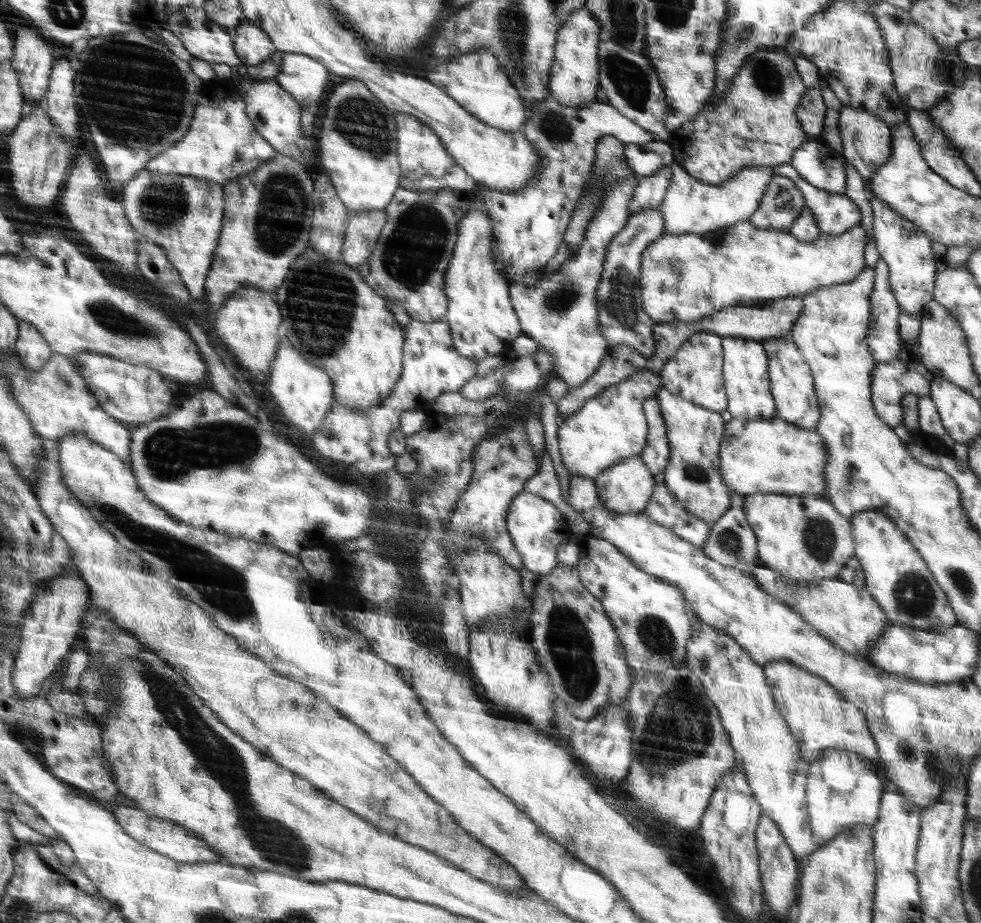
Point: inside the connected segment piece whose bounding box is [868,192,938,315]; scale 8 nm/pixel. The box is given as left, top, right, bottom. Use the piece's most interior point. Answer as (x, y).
(904, 247)

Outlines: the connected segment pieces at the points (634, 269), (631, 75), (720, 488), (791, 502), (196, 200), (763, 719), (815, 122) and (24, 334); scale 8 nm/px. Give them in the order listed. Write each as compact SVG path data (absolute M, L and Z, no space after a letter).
M648 206L644 209L630 213L627 225L620 230L618 236L606 248L606 260L602 268L602 278L596 290L598 301L598 321L603 329L603 335L610 342L611 349L620 343L639 350L644 357L650 357L654 351L654 338L652 338L652 319L648 317L641 301L641 256L644 249L654 239L664 233L664 215L659 206Z
M612 39L600 43L599 58L602 66L601 85L604 89L602 95L607 97L609 105L660 137L660 140L668 141L671 132L666 125L667 94L659 82L652 62L645 55L628 50Z
M664 388L659 390L655 398L662 405L671 446L664 484L675 498L680 498L680 503L688 506L688 513L712 524L728 512L732 492L720 477L719 445L725 428L721 414L696 406Z
M757 493L746 496L744 515L748 525L754 530L757 540L757 557L761 562L780 573L787 582L802 585L806 581L820 581L839 577L843 567L855 557L854 527L839 509L827 498L802 494L786 495Z
M146 168L122 192L128 219L136 232L168 251L170 261L184 274L184 282L195 300L206 296L204 286L215 264L227 218L226 184L183 174L156 173Z
M696 616L694 632L691 640L688 640L687 668L696 675L696 678L704 685L707 698L719 708L720 718L730 735L731 745L735 749L740 766L747 771L747 781L755 793L760 806L763 807L763 816L775 819L786 839L788 846L795 851L795 857L805 863L806 857L816 850L814 835L811 830L810 812L807 810L807 777L810 773L810 763L805 762L799 751L799 745L791 734L786 719L779 713L775 706L775 698L771 687L767 684L766 671L748 651L736 642L727 631L716 629L708 625Z
M808 89L807 96L804 96L803 102L796 109L796 114L803 126L803 130L810 139L820 139L826 116L826 105L824 105L820 89Z
M21 319L21 332L19 334L17 350L24 359L28 371L36 373L44 369L44 365L52 358L52 347L40 328L28 321Z

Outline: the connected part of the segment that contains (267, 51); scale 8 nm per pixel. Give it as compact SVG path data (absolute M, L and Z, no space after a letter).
M252 21L240 22L236 27L236 54L244 65L256 66L262 61L275 56L275 43L268 37L263 27L256 26Z

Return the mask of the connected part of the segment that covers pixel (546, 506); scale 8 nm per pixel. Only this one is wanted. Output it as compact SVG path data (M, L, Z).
M523 492L511 503L507 514L508 530L514 539L514 545L522 556L523 567L540 576L547 576L558 564L559 547L568 542L568 522L564 520L562 512L548 500L536 494Z

